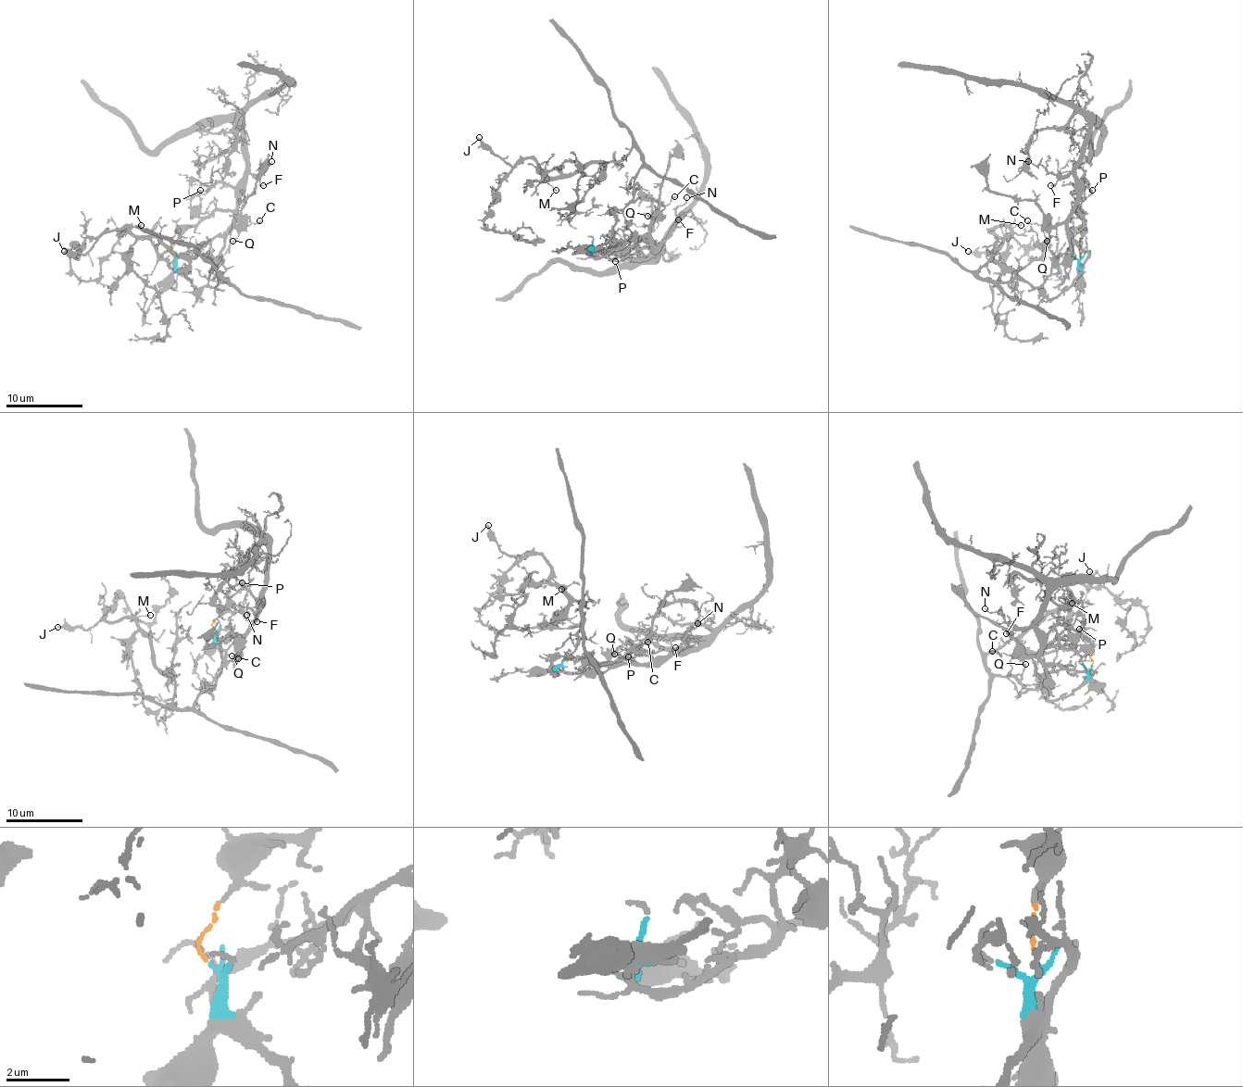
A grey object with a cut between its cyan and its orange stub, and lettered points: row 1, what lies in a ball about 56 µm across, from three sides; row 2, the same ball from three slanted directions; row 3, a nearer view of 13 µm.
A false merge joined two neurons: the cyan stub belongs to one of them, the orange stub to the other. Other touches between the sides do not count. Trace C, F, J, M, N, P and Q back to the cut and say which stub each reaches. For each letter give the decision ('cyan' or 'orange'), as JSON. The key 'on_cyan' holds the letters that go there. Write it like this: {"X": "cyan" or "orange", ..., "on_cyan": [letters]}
{"C": "orange", "F": "orange", "J": "cyan", "M": "cyan", "N": "orange", "P": "orange", "Q": "orange", "on_cyan": ["J", "M"]}

